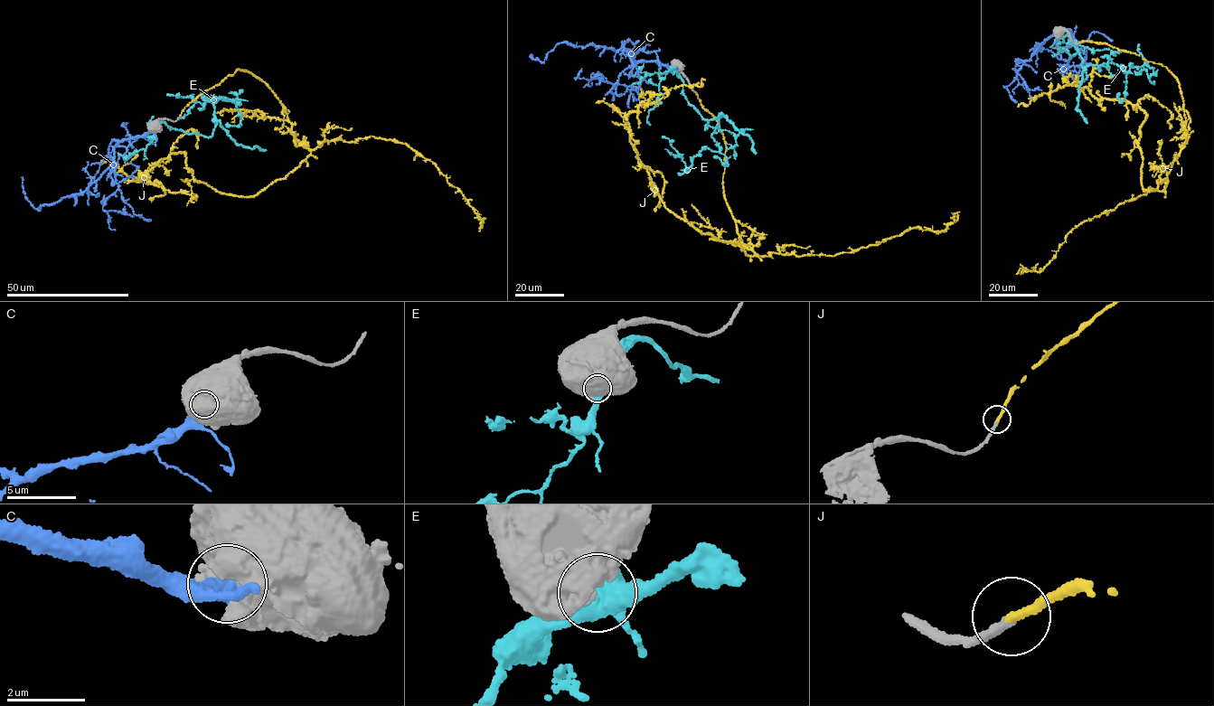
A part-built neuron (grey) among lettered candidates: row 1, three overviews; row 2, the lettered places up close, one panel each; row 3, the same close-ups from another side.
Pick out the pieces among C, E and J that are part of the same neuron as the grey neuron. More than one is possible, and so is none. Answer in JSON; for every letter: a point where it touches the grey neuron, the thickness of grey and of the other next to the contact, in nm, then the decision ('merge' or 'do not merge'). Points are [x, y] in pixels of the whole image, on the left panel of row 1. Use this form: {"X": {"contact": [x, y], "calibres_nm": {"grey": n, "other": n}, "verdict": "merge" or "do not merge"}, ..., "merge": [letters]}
{"C": {"contact": [152, 128], "calibres_nm": {"grey": 950, "other": 550}, "verdict": "do not merge"}, "E": {"contact": [155, 130], "calibres_nm": {"grey": 650, "other": 500}, "verdict": "do not merge"}, "J": {"contact": [180, 115], "calibres_nm": {"grey": 240, "other": 220}, "verdict": "merge"}, "merge": ["J"]}

